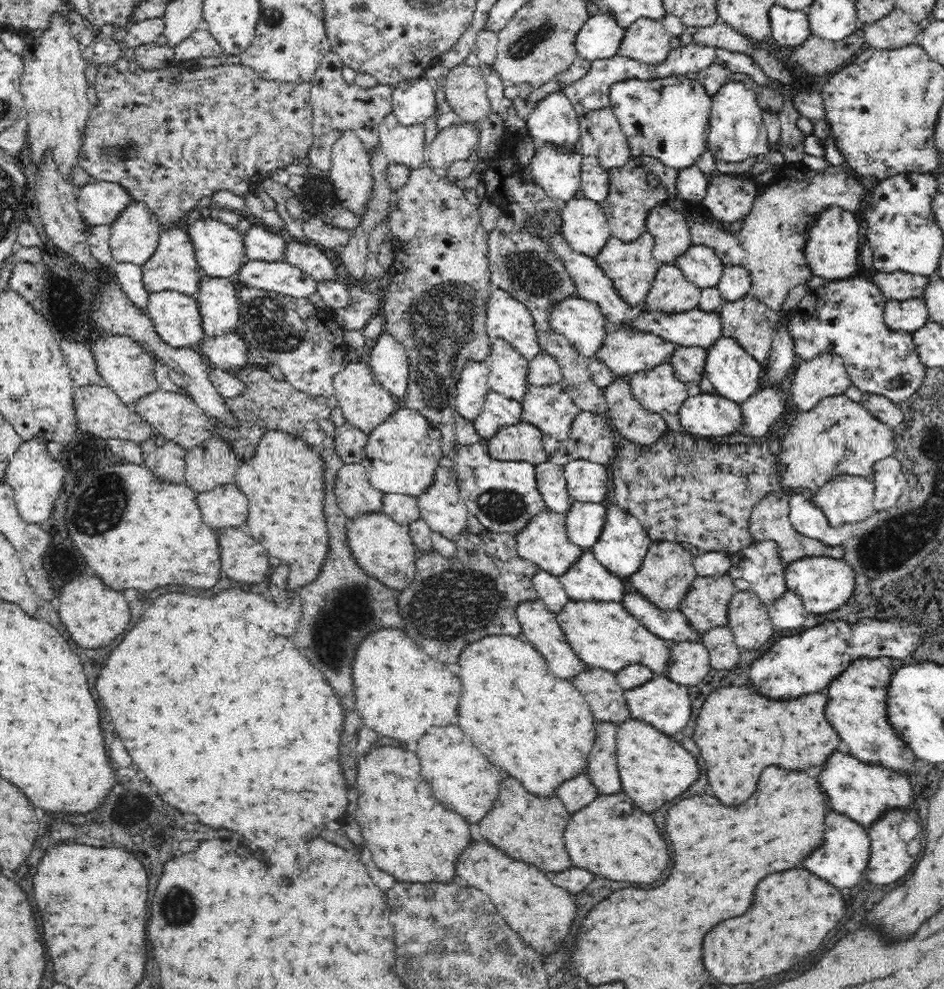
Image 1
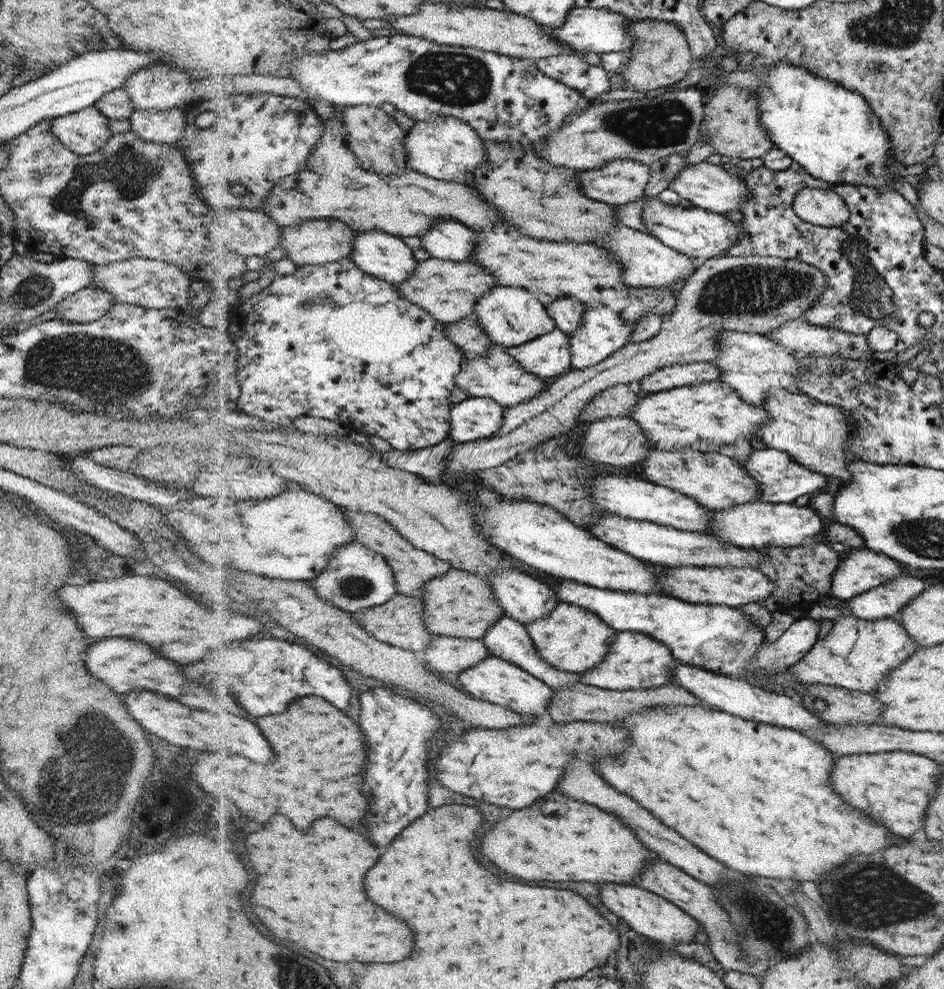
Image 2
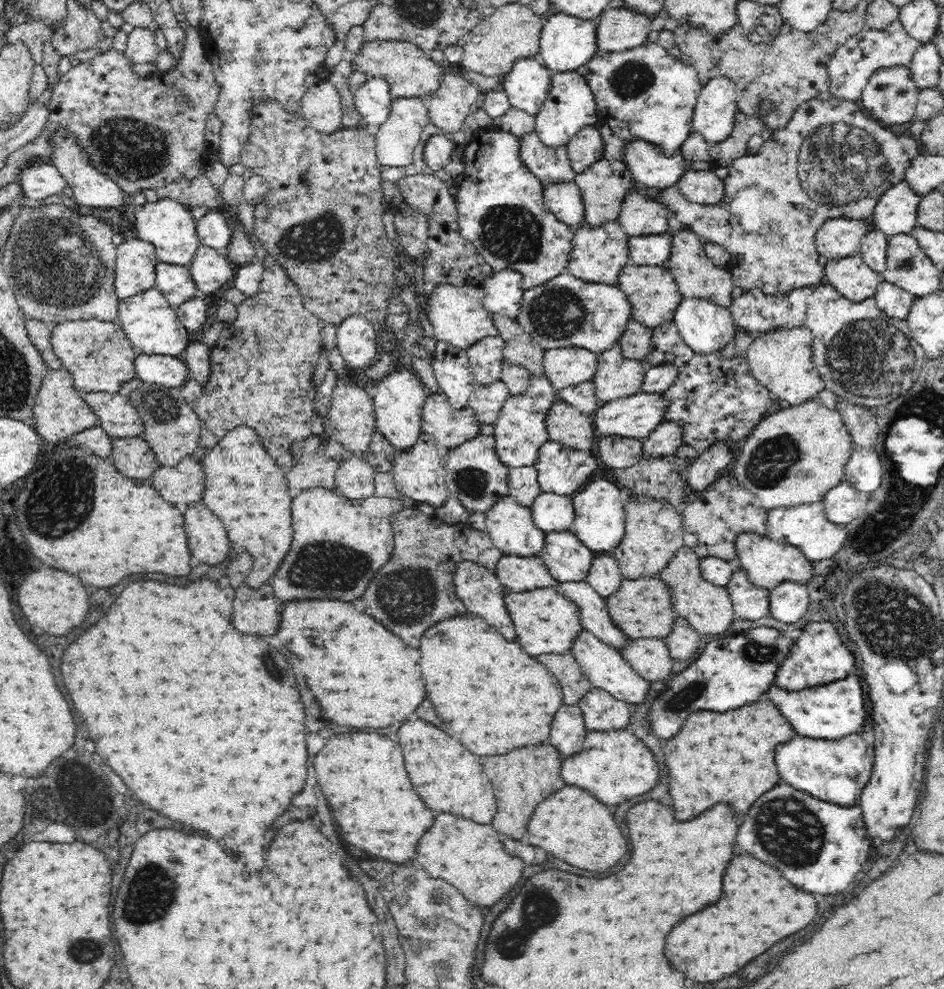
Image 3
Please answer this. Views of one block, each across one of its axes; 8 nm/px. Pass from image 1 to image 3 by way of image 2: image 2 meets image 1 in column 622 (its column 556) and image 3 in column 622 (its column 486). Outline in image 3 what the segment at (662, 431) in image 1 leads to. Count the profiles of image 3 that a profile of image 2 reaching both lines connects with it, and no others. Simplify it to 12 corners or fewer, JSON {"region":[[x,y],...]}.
{"region":[[601,437],[593,454],[611,469],[644,457],[642,440]]}

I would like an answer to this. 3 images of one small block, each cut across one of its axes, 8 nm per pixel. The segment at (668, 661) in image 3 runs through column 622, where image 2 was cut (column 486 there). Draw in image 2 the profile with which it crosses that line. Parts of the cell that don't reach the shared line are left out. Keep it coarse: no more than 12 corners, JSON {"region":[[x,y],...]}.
{"region":[[438,635],[425,659],[453,676],[487,656],[482,639]]}

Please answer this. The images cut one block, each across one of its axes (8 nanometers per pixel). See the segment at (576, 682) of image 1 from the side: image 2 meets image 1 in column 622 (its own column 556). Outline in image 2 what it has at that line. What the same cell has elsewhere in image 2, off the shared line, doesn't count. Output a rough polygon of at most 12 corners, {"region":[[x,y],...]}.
{"region":[[674,683],[552,688],[556,723],[620,722],[650,706],[708,706]]}

